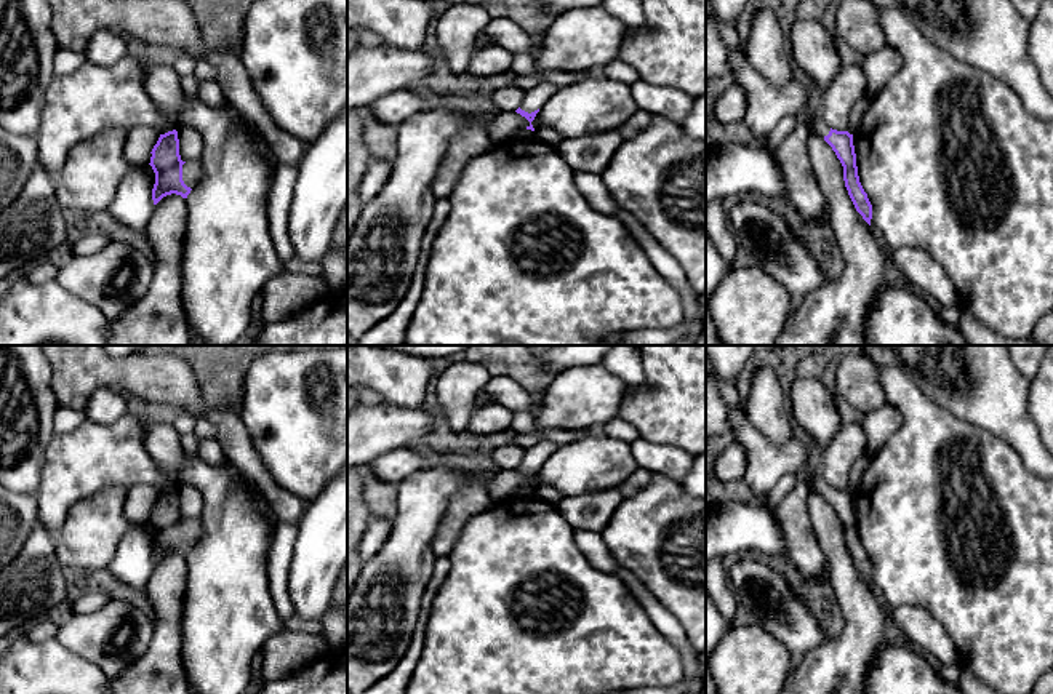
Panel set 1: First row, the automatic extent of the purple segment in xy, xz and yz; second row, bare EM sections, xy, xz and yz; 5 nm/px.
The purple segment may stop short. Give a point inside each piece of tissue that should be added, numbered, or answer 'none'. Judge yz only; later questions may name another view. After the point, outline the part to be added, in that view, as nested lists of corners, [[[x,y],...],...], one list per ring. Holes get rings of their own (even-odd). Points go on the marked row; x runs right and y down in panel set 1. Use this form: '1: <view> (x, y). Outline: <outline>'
1: yz (815, 123). Outline: [[[819,114],[811,115],[807,122],[803,122],[803,125],[808,128],[808,131],[815,131],[821,138],[827,136],[831,131]]]

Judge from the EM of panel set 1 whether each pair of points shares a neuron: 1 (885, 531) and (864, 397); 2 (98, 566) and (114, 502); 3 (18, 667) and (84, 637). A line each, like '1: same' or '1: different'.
1: different
2: same
3: different

